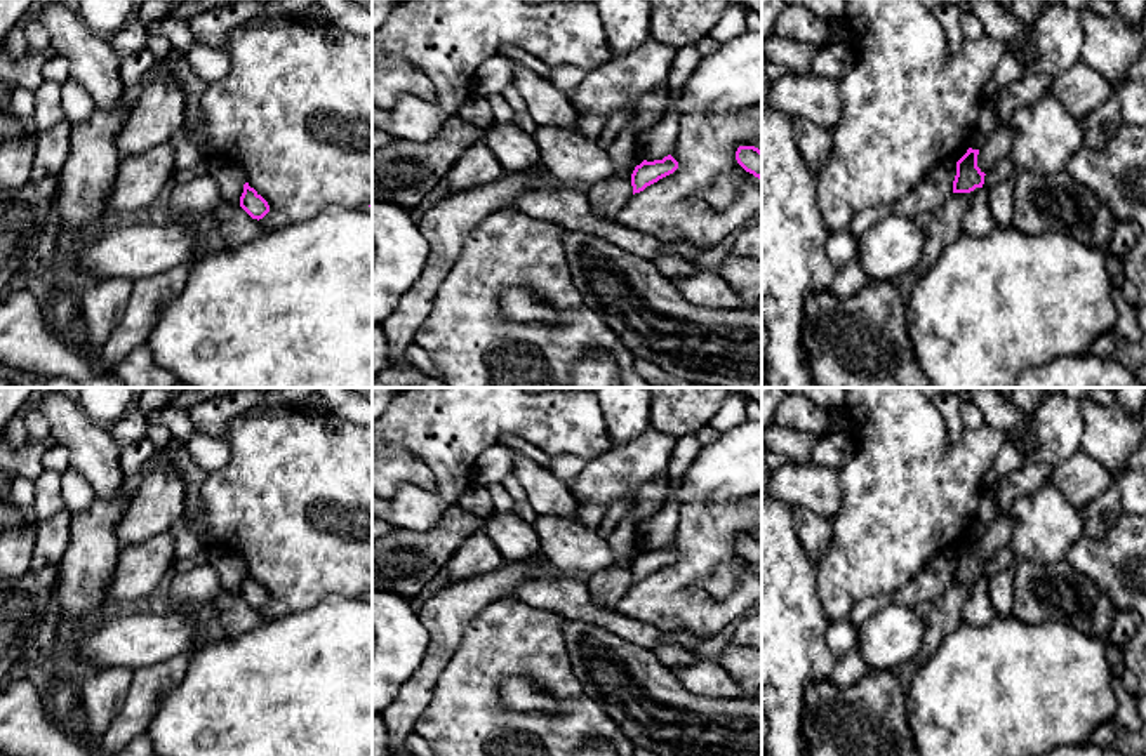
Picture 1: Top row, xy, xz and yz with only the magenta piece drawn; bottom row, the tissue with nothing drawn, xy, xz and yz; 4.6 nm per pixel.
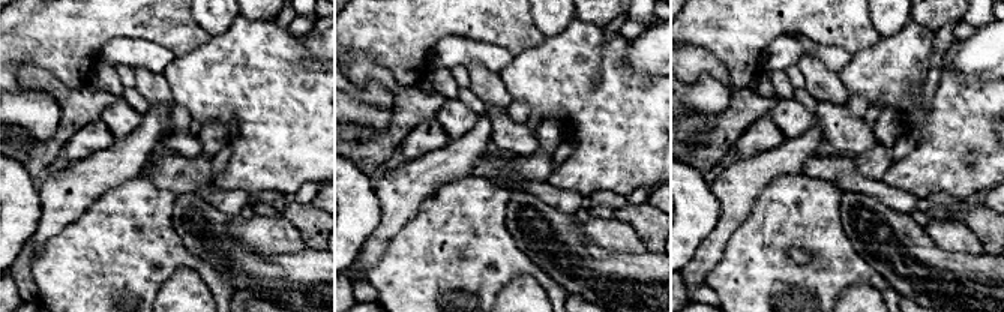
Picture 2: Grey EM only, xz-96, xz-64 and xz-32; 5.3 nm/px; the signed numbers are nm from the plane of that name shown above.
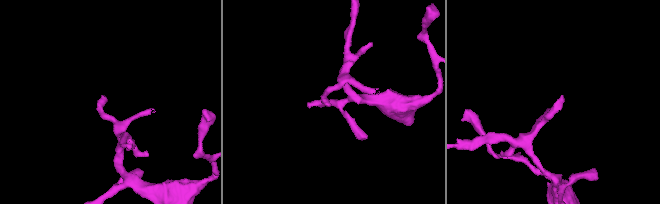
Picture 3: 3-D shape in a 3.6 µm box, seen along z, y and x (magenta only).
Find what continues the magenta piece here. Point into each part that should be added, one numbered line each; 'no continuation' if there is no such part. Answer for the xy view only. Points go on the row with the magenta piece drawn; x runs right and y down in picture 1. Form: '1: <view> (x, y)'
no continuation

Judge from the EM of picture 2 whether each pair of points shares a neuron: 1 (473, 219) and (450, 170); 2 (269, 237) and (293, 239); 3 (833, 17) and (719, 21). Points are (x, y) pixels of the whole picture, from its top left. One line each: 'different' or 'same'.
1: different
2: same
3: same

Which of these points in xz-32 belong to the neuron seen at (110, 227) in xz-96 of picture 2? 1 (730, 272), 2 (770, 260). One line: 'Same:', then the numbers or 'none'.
Same: 1, 2

